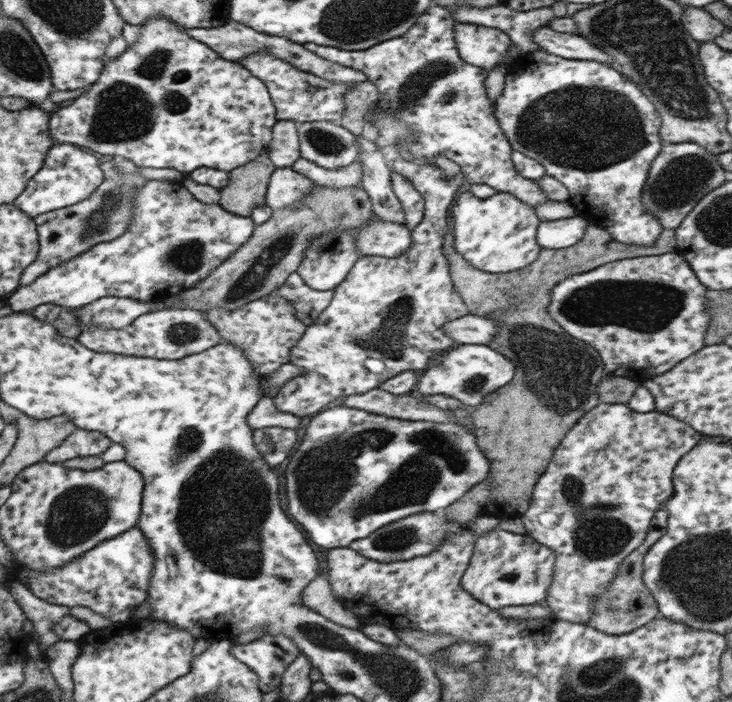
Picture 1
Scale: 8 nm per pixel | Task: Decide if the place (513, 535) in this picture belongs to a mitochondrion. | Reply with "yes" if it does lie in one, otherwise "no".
no

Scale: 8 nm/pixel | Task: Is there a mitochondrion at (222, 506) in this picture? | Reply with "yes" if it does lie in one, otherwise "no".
yes

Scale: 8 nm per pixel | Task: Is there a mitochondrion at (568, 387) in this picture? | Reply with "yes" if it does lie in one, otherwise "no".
yes

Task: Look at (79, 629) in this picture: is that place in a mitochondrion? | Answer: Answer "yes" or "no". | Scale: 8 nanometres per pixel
no

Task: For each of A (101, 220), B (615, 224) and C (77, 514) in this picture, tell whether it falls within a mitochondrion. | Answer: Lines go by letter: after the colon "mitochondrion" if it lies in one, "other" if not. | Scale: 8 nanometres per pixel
A: mitochondrion
B: other
C: mitochondrion

